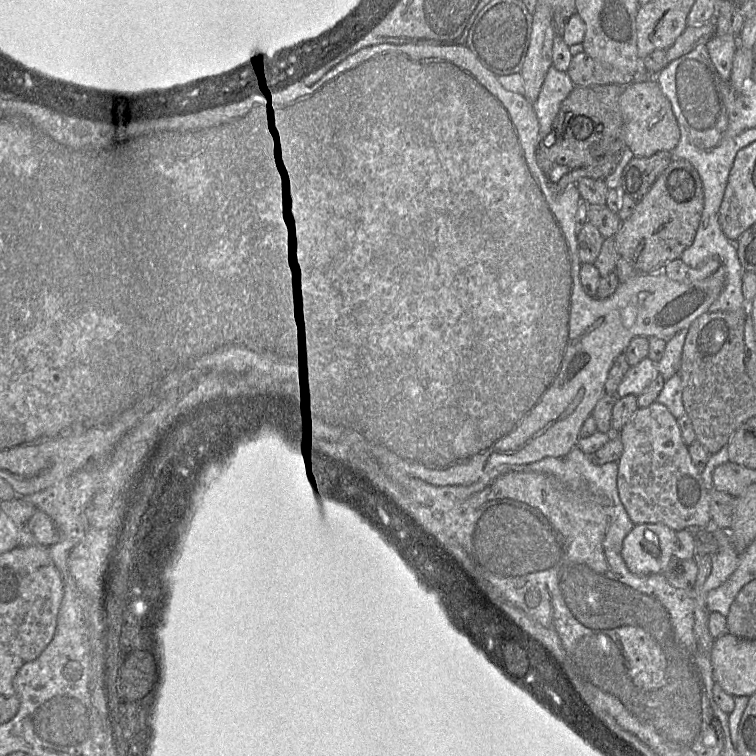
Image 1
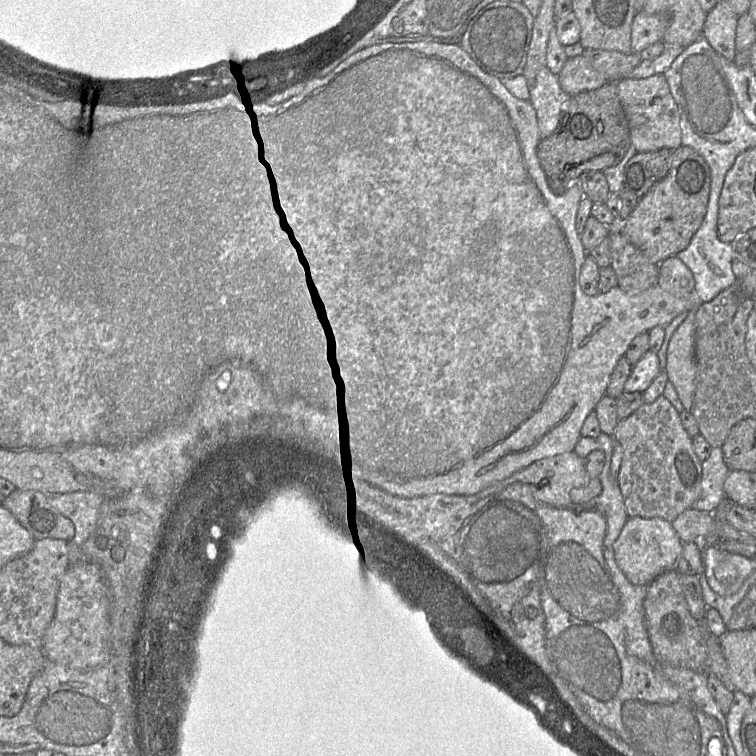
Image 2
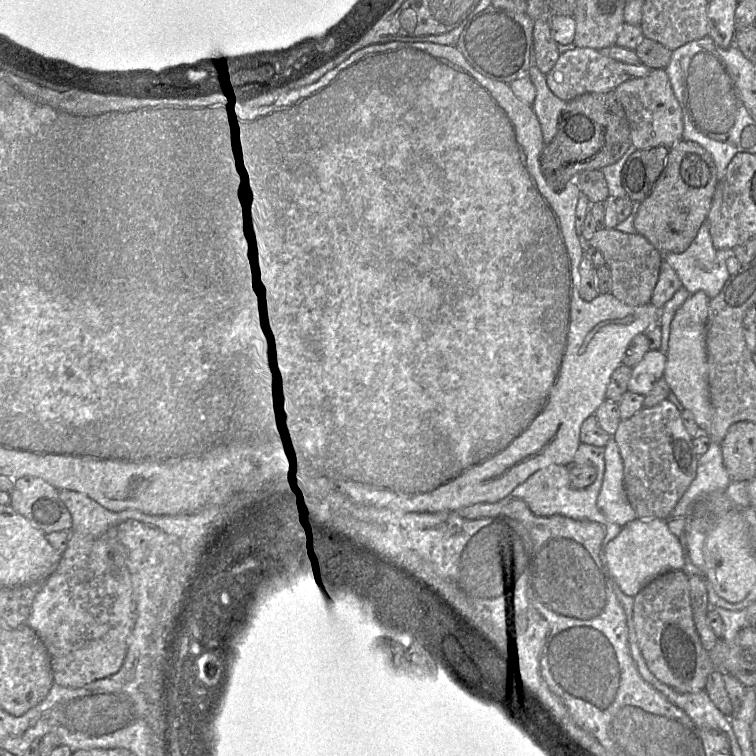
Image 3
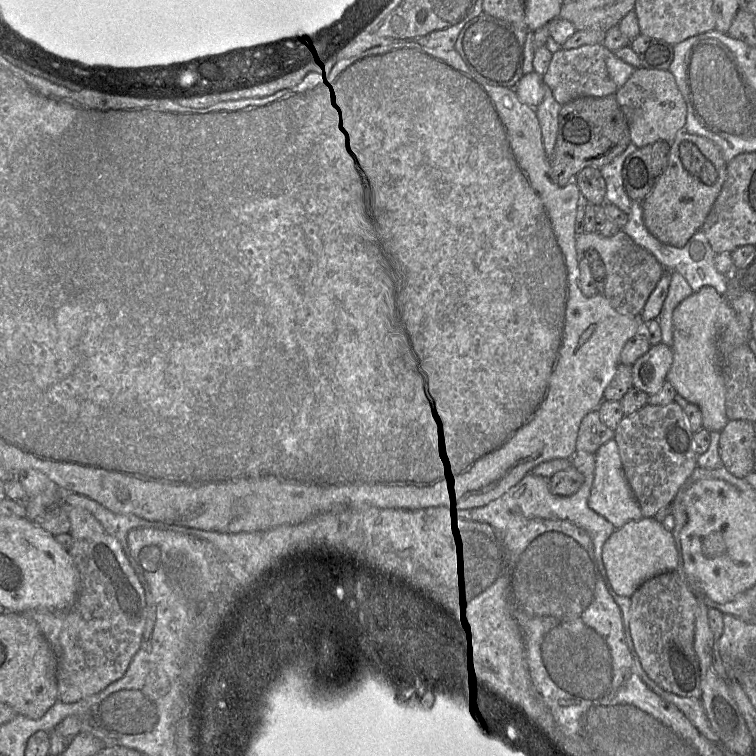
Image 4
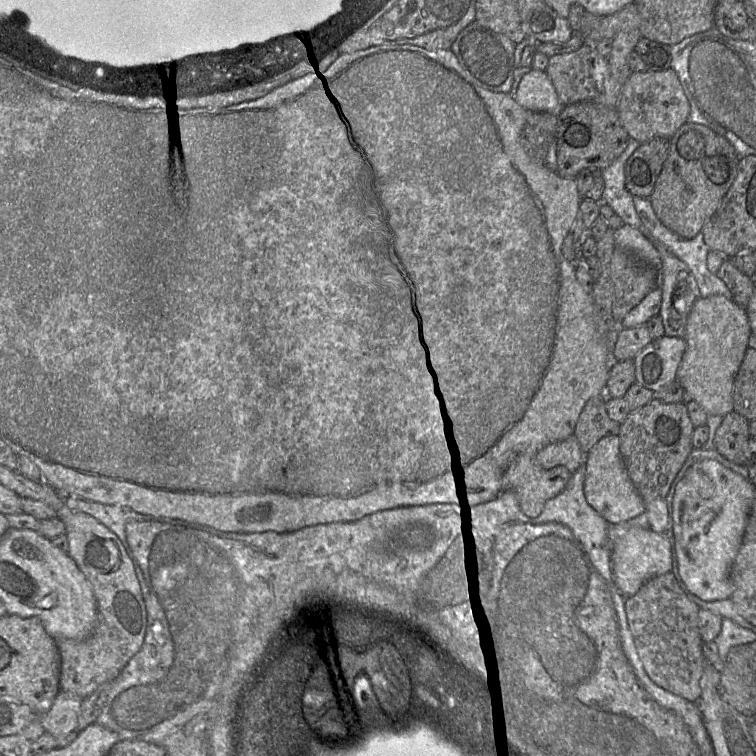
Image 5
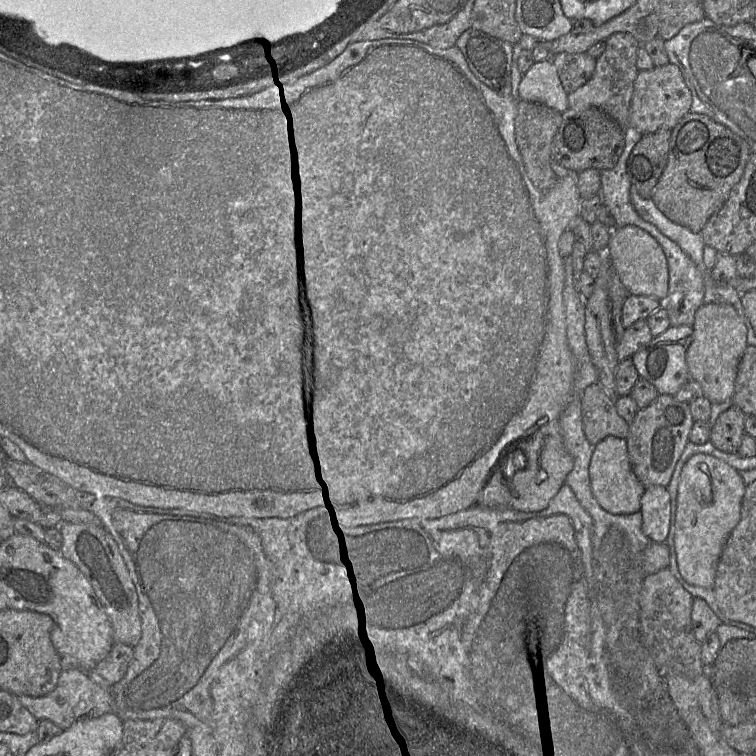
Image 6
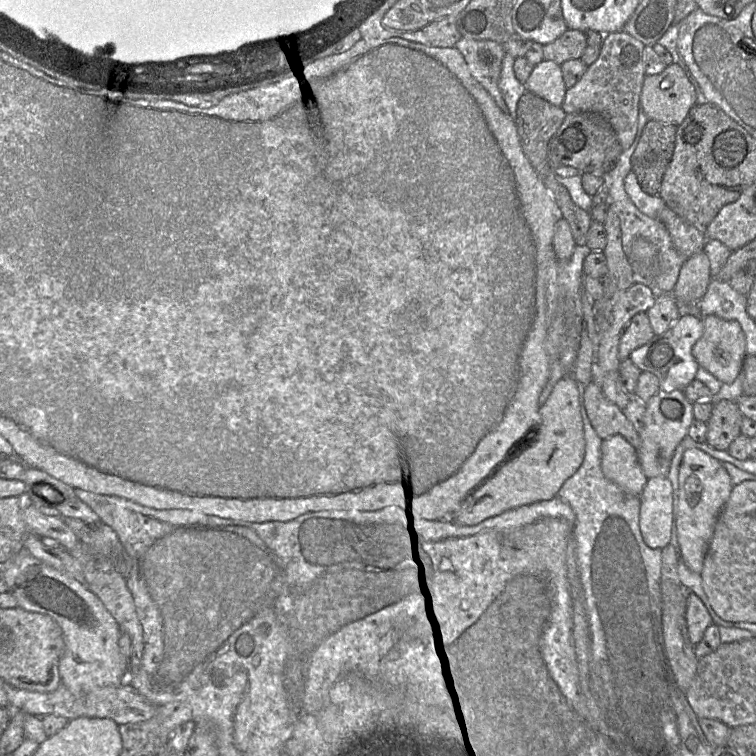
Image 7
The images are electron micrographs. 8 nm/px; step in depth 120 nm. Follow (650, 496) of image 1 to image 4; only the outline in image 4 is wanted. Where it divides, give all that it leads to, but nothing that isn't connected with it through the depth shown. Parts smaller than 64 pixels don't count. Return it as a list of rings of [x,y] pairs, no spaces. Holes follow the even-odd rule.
[[[675,401],[667,405],[647,404],[621,420],[614,438],[626,480],[643,517],[654,517],[660,509],[671,506],[680,487],[698,466],[694,434],[684,409]]]

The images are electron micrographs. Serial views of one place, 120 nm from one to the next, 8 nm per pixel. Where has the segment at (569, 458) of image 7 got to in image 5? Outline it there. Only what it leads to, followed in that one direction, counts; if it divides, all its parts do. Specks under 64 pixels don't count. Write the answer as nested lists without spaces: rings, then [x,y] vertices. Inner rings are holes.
[[[520,455],[505,470],[503,491],[515,492],[521,511],[530,517],[537,517],[546,503],[558,496],[567,486],[572,473],[565,466],[544,469],[537,463],[536,455]]]

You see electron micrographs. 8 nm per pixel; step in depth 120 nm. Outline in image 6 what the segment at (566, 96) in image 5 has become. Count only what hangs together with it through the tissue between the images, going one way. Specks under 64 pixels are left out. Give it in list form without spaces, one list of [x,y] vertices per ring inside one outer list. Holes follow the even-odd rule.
[[[558,53],[552,57],[564,90],[570,94],[588,82],[594,74],[597,60],[584,53]]]

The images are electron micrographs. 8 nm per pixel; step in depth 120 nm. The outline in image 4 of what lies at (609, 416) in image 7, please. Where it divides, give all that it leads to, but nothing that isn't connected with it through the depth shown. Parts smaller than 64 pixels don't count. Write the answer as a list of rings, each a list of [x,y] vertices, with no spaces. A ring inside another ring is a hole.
[[[599,410],[591,411],[581,421],[576,451],[595,454],[603,444],[614,438],[614,435],[615,431],[601,421]]]

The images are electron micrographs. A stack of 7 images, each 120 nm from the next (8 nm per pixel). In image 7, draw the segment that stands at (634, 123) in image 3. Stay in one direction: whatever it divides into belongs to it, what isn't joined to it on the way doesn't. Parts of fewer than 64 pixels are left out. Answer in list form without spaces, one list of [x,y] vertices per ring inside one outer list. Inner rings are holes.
[[[672,63],[659,74],[645,75],[640,109],[650,120],[679,126],[695,105],[695,88],[678,64]]]

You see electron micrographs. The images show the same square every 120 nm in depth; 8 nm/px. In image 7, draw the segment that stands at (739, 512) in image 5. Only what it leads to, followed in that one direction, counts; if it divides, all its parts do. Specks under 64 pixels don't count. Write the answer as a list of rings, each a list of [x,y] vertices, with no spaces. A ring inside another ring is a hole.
[[[690,448],[683,453],[679,472],[677,517],[678,554],[692,572],[700,574],[718,516],[733,490],[722,463],[704,451]]]

